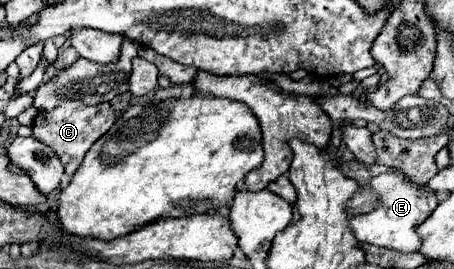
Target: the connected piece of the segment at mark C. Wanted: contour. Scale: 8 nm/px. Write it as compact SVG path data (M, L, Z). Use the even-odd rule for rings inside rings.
M61 98L53 110L37 112L33 122L33 138L41 140L43 144L49 144L49 148L53 148L59 160L63 162L65 174L73 176L73 172L81 166L81 160L85 158L93 142L101 138L115 124L115 120L117 120L117 114L109 102L87 106L83 100L77 100L77 98Z

